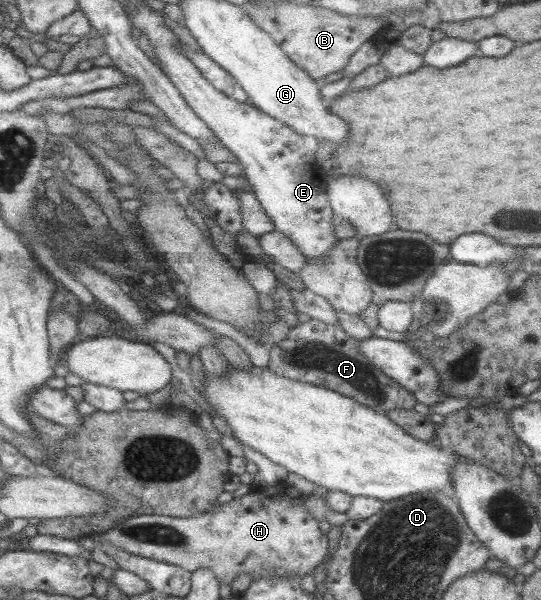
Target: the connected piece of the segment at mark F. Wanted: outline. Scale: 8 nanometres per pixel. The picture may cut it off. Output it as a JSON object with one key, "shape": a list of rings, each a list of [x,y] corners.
{"shape":[[[304,318],[296,327],[290,328],[285,339],[269,347],[269,367],[279,376],[286,376],[293,380],[313,383],[325,387],[325,382],[331,384],[329,388],[345,396],[353,397],[357,402],[374,408],[377,412],[386,413],[397,409],[411,410],[417,404],[417,397],[407,390],[393,377],[387,376],[369,357],[360,351],[360,340],[349,336],[348,332],[339,325],[329,325],[322,320]]]}

